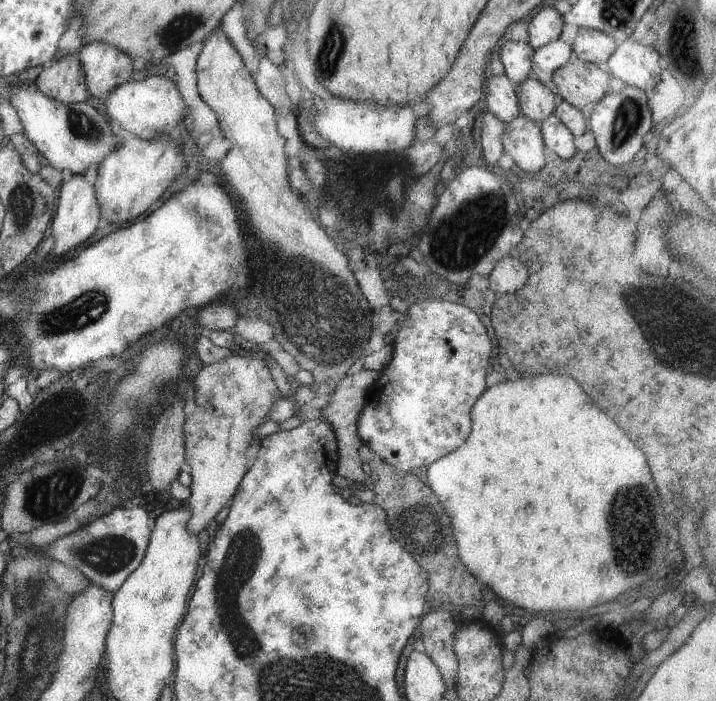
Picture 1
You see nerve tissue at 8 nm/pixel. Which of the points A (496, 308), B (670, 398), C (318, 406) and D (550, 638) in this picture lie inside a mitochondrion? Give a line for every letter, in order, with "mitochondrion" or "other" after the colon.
A: other
B: other
C: other
D: other

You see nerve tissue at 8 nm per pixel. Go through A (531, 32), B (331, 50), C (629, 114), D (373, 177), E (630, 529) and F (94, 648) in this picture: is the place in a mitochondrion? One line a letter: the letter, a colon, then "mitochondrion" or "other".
A: other
B: mitochondrion
C: mitochondrion
D: mitochondrion
E: mitochondrion
F: other

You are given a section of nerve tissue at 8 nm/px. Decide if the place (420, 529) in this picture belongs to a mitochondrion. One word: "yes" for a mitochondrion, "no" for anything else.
yes

